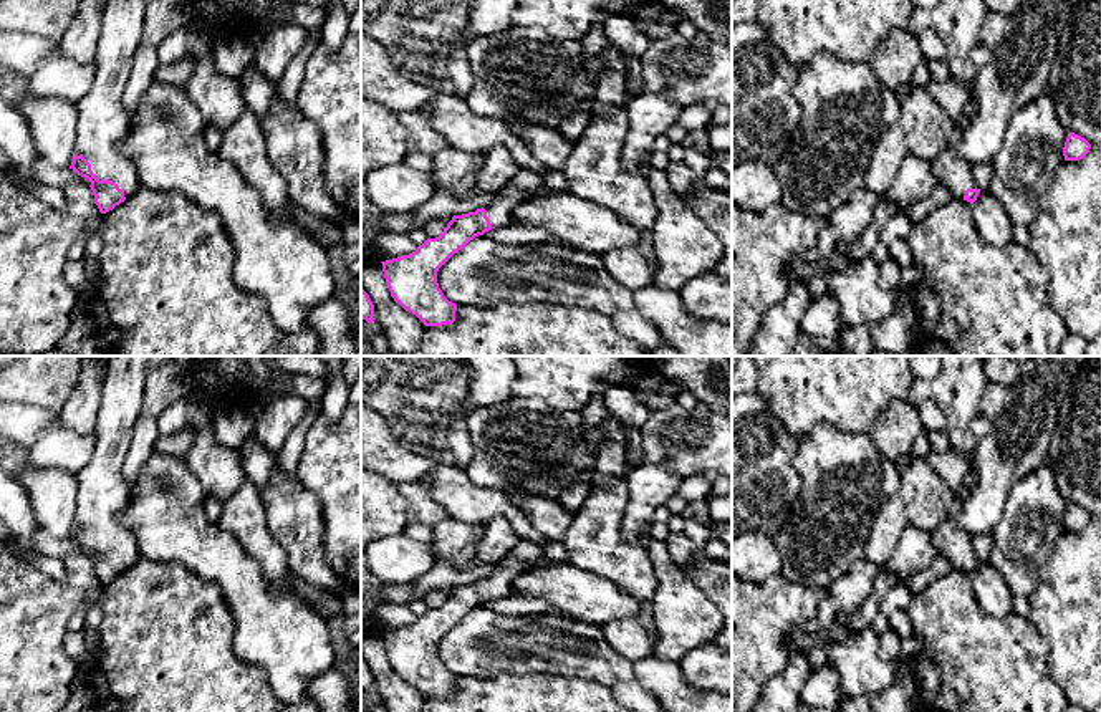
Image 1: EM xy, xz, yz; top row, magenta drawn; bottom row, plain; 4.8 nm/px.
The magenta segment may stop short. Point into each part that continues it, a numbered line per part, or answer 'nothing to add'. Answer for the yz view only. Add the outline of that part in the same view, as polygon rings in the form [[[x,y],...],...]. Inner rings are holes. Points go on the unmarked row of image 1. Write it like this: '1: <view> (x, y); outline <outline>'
1: yz (957, 389); outline [[[942,356],[942,371],[930,379],[916,378],[909,401],[921,409],[926,401],[935,402],[947,417],[949,447],[967,459],[962,483],[954,490],[949,517],[930,532],[939,555],[954,568],[964,570],[967,560],[975,560],[972,536],[959,525],[960,505],[974,487],[972,459],[977,437],[970,432],[972,421],[980,414],[980,399],[988,386],[983,369],[985,356]]]

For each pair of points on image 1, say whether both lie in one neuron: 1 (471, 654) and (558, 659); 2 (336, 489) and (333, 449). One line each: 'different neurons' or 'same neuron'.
1: same neuron
2: same neuron

